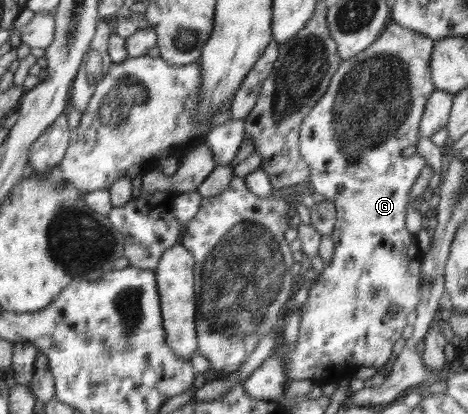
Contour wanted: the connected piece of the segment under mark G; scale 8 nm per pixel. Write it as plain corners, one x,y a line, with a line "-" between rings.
389,22
387,28
381,33
372,46
366,48
352,56
348,60
342,61
338,70
333,74
326,93
320,98
320,101
314,105
310,113
302,119
300,123
299,136
299,153
306,161
309,168
308,188
310,191
323,194
326,200
334,203
336,209
336,220
331,233
330,240
333,242
334,253
332,259
324,263
324,269
320,273
320,277
316,279
314,285
309,287
308,297
301,303
301,321
299,324
298,337
293,348
284,344
284,362
286,362
286,376
288,381
293,380
312,380
316,385
334,384
340,380
344,380
348,375
360,366
372,366
382,368
392,358
392,348
394,344
401,338
404,328
408,325
409,312
416,310
416,306
420,304
420,266
421,259
424,253
418,247
416,234
410,234
406,229
406,210
408,207
408,196
410,195
412,185
418,178
420,171
426,166
426,160
417,153
410,156
402,156
402,150
407,146
414,146
419,138
419,124
423,115
425,106
428,104
429,97
435,92
436,88
432,83
430,76
430,56
434,50
434,39
428,36
409,31
408,28
402,28
398,24

